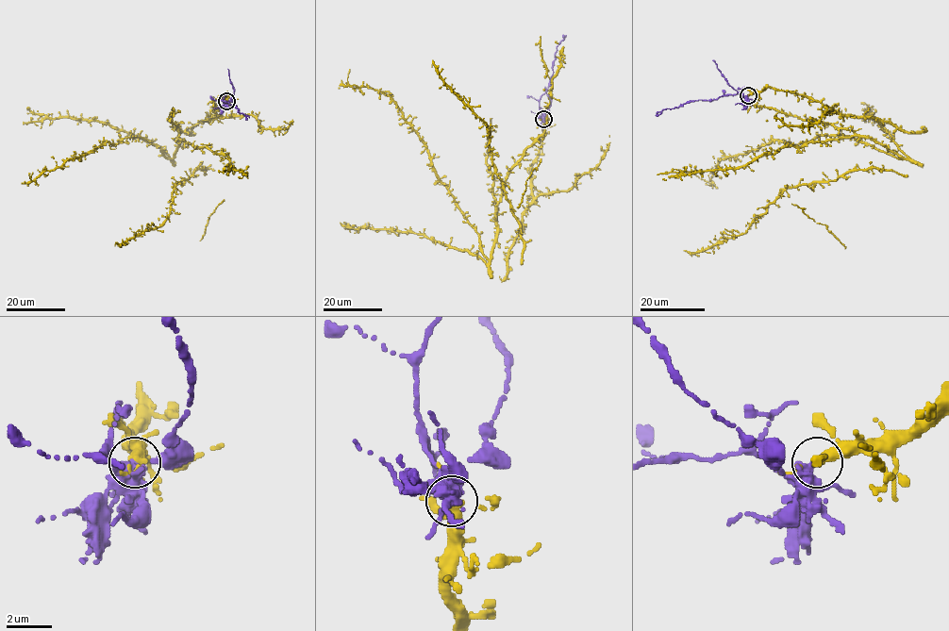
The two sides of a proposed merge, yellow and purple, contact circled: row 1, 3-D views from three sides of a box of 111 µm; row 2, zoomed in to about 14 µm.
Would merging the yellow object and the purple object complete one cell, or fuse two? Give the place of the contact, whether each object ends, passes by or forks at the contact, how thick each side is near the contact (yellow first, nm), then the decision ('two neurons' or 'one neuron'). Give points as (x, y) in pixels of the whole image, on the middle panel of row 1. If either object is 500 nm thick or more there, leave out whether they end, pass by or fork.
place (543, 119); yellow passes by; purple forks; calibres 320 and 280 nm; two neurons

